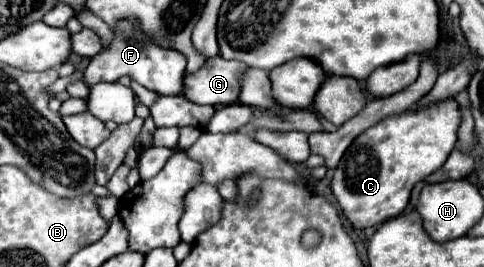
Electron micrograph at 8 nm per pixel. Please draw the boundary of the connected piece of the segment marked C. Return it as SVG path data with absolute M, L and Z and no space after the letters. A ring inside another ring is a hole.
M453 99L423 107L413 113L387 117L361 133L341 157L331 189L345 217L355 229L379 225L405 211L415 183L437 171L457 141L461 111Z

